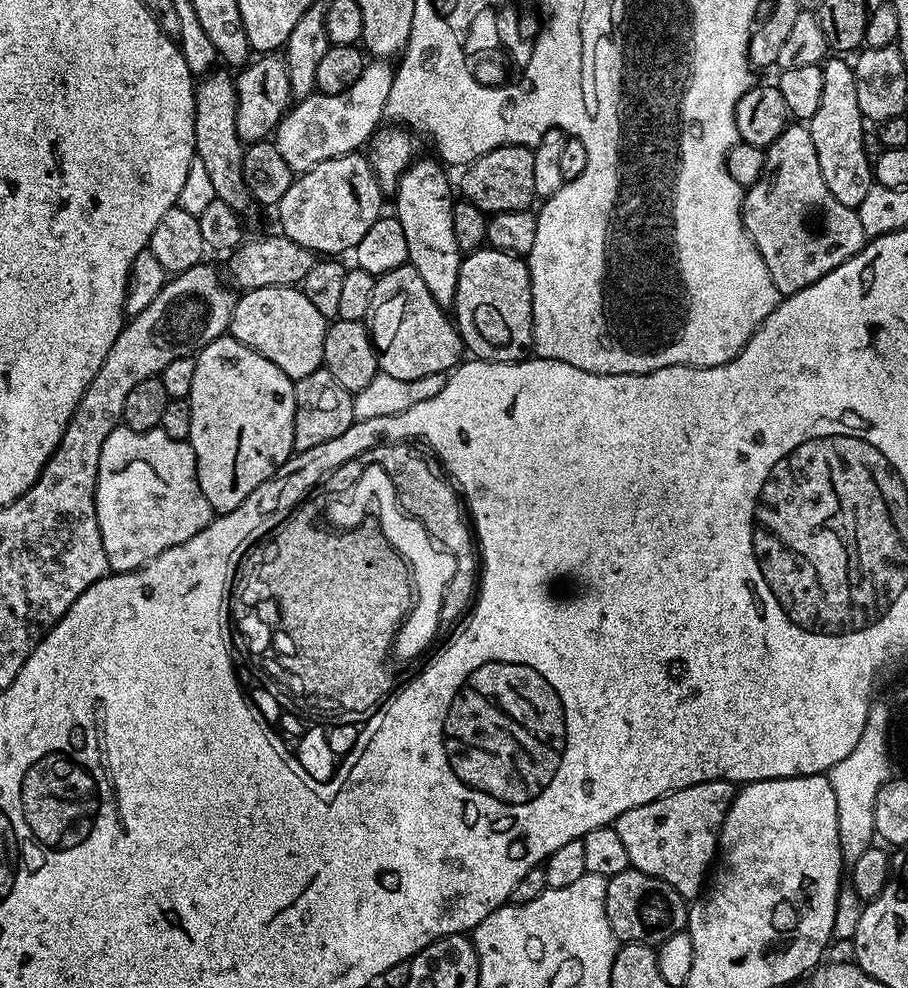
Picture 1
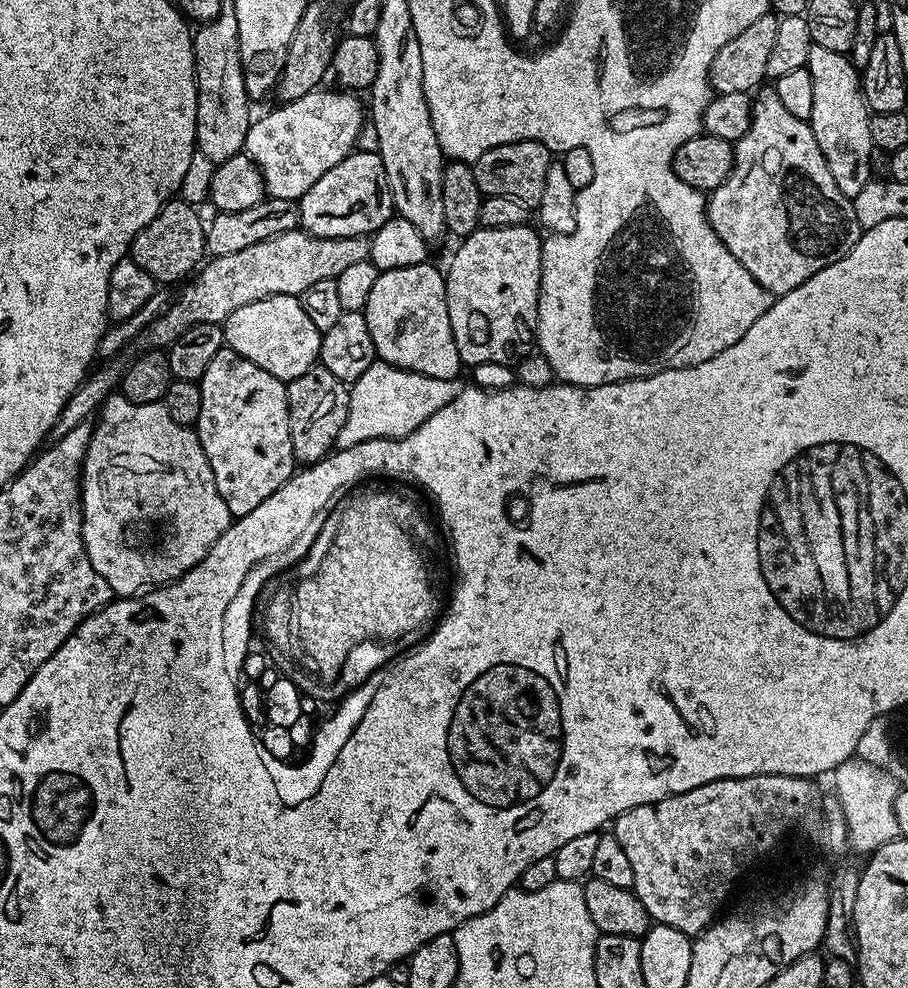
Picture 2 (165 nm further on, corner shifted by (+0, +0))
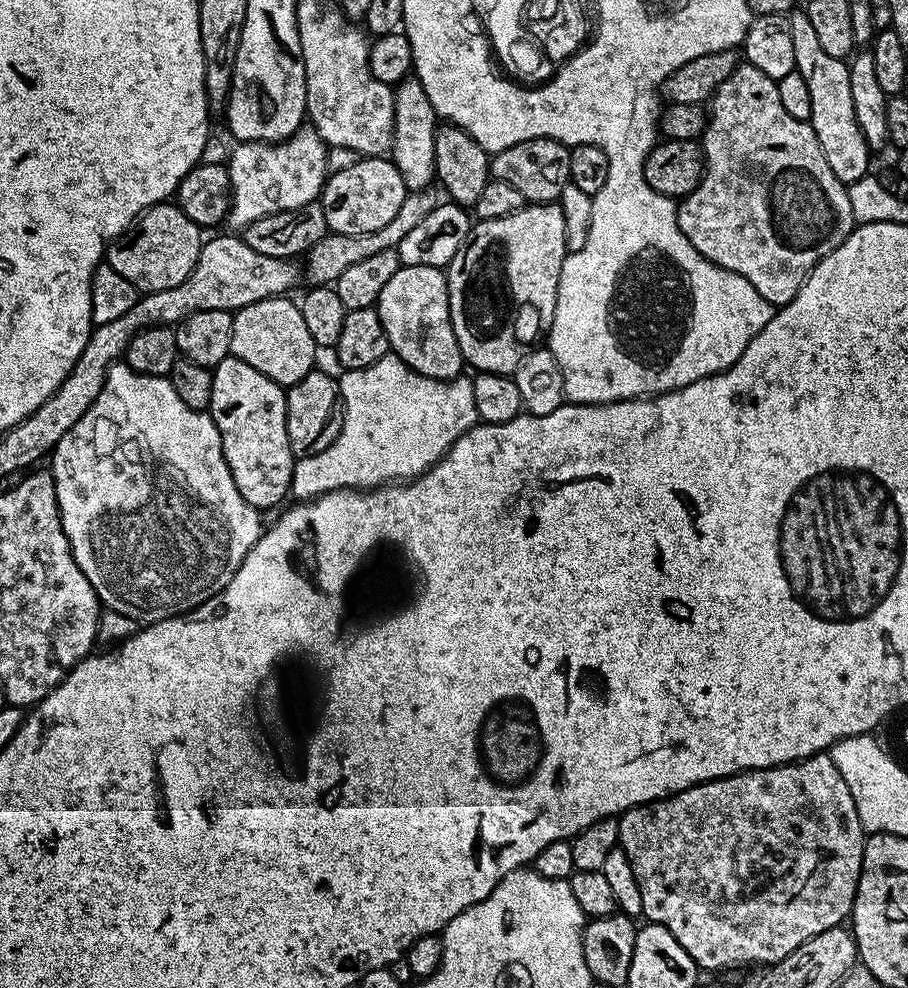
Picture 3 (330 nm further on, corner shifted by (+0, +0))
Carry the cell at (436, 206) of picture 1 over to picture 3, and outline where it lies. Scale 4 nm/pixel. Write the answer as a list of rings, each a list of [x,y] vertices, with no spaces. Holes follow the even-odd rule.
[[[415,78],[401,80],[394,88],[396,105],[394,106],[390,159],[396,165],[398,174],[402,174],[404,185],[409,190],[429,187],[436,174],[434,142],[436,141],[438,117],[432,108],[429,89],[425,81],[420,80],[415,80]]]

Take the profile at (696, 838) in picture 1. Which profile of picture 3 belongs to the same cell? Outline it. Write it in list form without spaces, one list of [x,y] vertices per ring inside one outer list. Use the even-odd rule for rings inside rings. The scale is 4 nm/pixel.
[[[827,751],[819,752],[816,756],[808,756],[805,760],[797,760],[795,764],[780,764],[776,768],[750,768],[747,772],[735,772],[733,776],[723,776],[717,780],[708,780],[705,784],[696,784],[693,788],[687,788],[673,796],[667,796],[665,800],[655,800],[653,804],[639,804],[636,808],[630,808],[619,817],[619,822],[620,842],[618,846],[626,854],[626,858],[630,858],[630,866],[634,870],[634,878],[638,878],[638,890],[642,890],[643,919],[654,924],[666,926],[666,930],[670,930],[670,934],[674,934],[674,938],[678,938],[678,946],[682,946],[682,950],[686,950],[686,954],[690,954],[690,958],[694,958],[697,969],[704,971],[705,968],[708,972],[720,972],[723,968],[744,968],[747,964],[774,965],[782,958],[786,958],[786,954],[798,950],[798,946],[802,946],[802,942],[814,938],[814,934],[822,934],[831,928],[841,927],[851,917],[854,898],[858,890],[858,878],[862,870],[866,833],[862,822],[858,818],[858,810],[854,806],[854,798],[850,798],[850,789],[847,788],[842,774],[838,774],[838,766],[834,766],[831,755]]]

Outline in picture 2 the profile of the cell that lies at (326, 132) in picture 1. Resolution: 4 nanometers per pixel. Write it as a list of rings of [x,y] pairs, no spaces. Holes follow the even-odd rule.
[[[348,90],[324,91],[302,94],[302,98],[281,103],[273,112],[257,115],[248,127],[244,151],[262,170],[264,191],[273,200],[299,202],[306,190],[326,170],[334,170],[357,147],[356,140],[361,139],[360,131],[366,121],[361,97]]]

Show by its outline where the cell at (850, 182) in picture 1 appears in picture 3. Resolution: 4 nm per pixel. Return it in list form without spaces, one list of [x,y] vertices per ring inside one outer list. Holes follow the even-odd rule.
[[[796,10],[791,13],[790,35],[794,41],[796,71],[802,78],[806,78],[806,86],[810,86],[810,123],[818,138],[818,146],[822,146],[822,154],[826,154],[826,163],[829,164],[830,170],[834,170],[834,178],[838,178],[846,186],[858,182],[858,178],[869,175],[870,149],[854,114],[848,65],[838,58],[830,58],[830,54],[822,50],[807,11]]]

